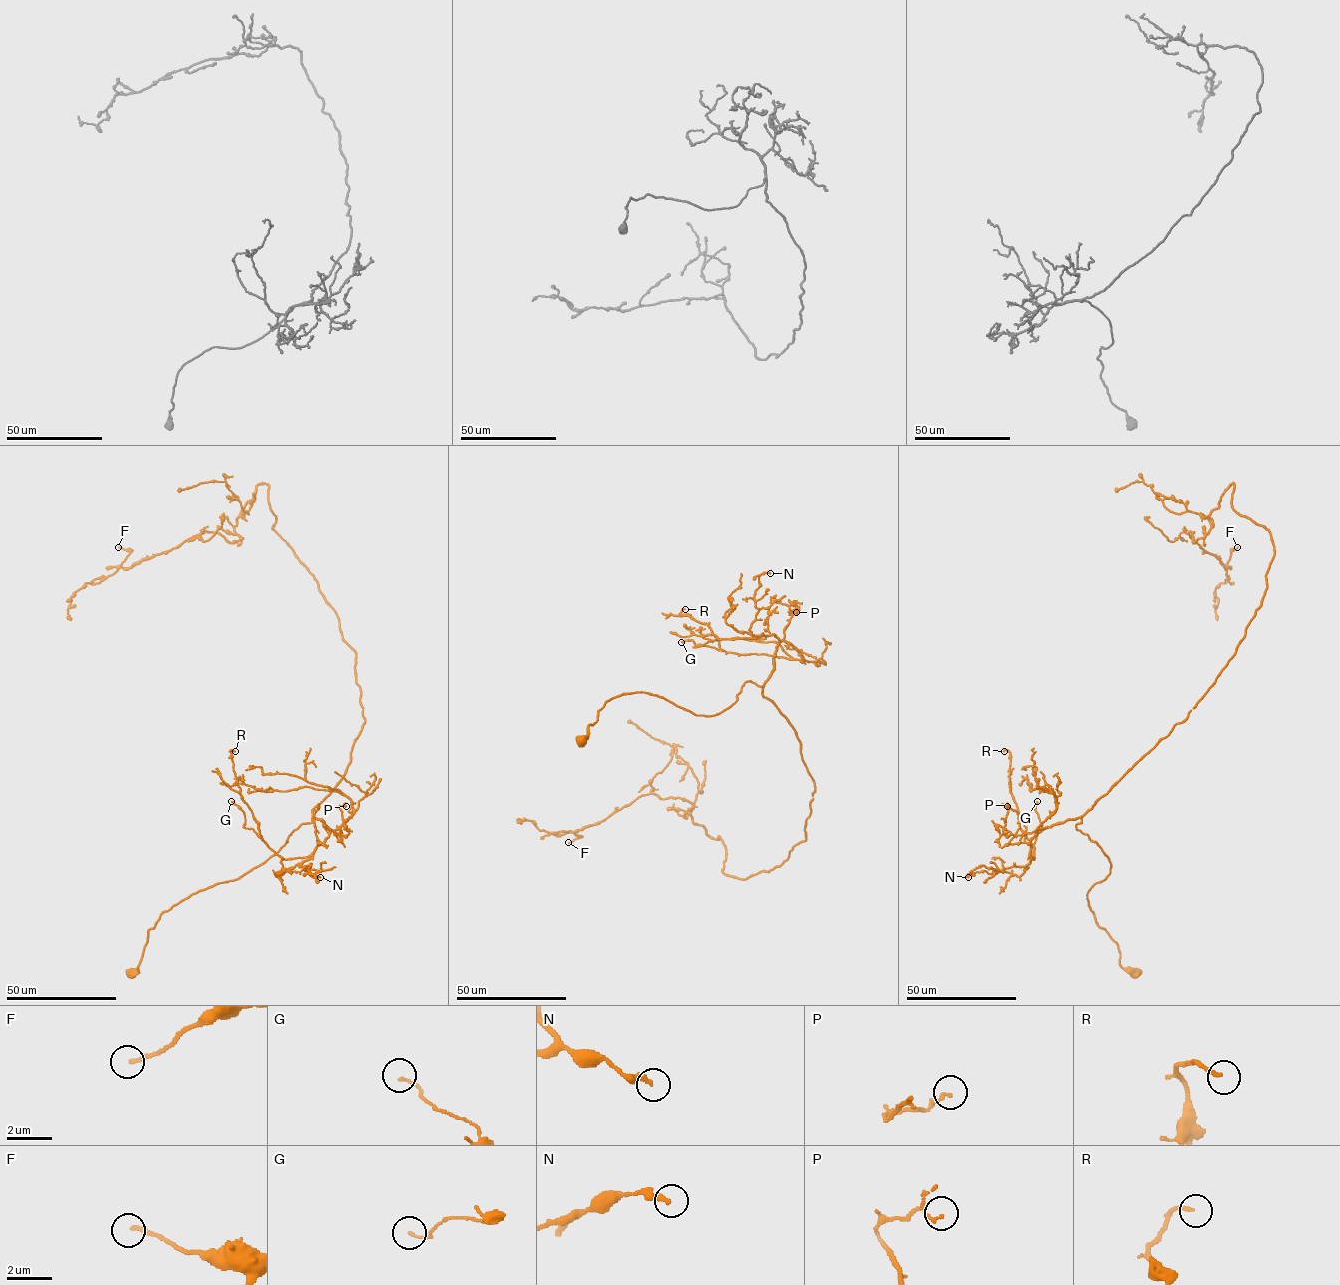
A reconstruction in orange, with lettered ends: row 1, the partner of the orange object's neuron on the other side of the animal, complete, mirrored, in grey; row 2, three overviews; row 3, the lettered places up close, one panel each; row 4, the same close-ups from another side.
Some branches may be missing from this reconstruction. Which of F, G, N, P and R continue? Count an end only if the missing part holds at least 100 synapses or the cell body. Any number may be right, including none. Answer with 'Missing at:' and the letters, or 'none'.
Missing at: none

